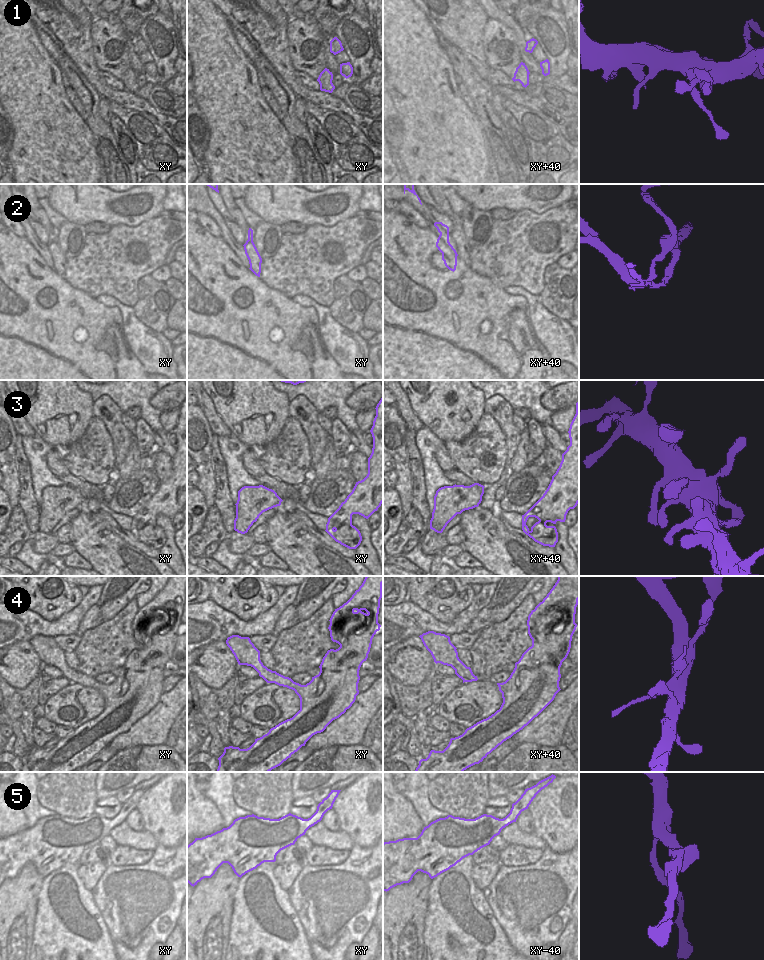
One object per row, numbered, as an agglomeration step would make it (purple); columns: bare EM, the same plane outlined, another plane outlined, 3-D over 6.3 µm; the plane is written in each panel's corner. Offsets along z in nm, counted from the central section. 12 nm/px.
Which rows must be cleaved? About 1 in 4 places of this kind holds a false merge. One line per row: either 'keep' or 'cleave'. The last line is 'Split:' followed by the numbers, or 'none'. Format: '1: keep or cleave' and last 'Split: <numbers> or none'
1: keep
2: cleave
3: keep
4: cleave
5: keep
Split: 2, 4

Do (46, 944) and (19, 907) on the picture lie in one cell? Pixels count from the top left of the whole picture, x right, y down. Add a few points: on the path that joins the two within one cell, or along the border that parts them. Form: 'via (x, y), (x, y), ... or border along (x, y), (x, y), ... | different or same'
border along (37, 904), (33, 941), (29, 949) | different

